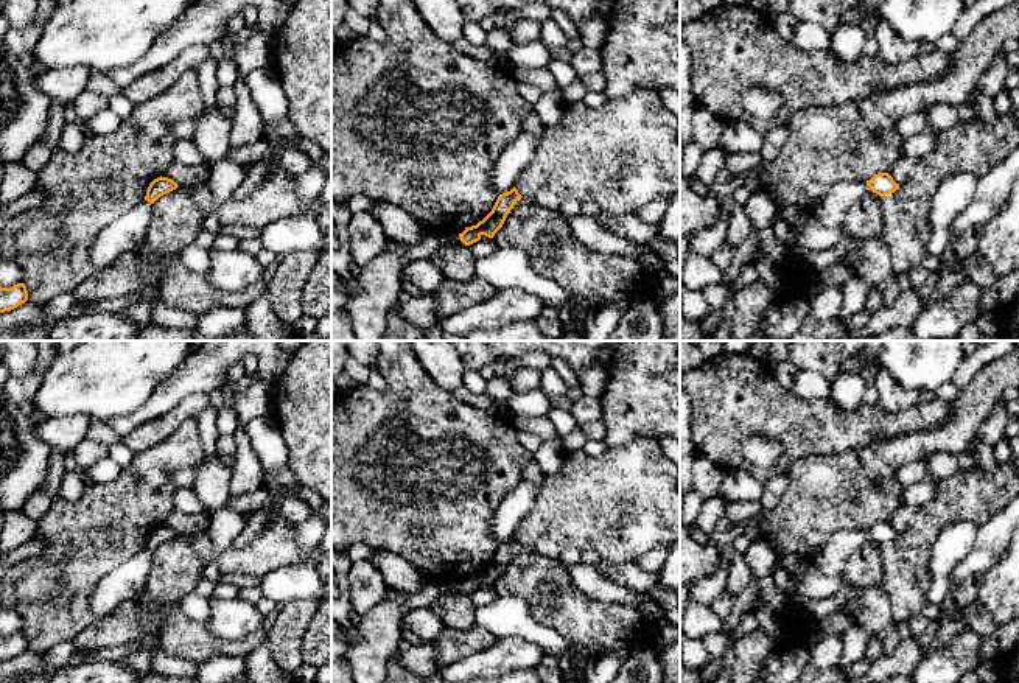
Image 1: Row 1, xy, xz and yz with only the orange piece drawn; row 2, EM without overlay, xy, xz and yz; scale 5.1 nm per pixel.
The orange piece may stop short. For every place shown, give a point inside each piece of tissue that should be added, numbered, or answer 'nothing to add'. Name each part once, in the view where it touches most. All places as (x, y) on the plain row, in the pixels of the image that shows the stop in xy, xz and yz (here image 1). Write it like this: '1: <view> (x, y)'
nothing to add

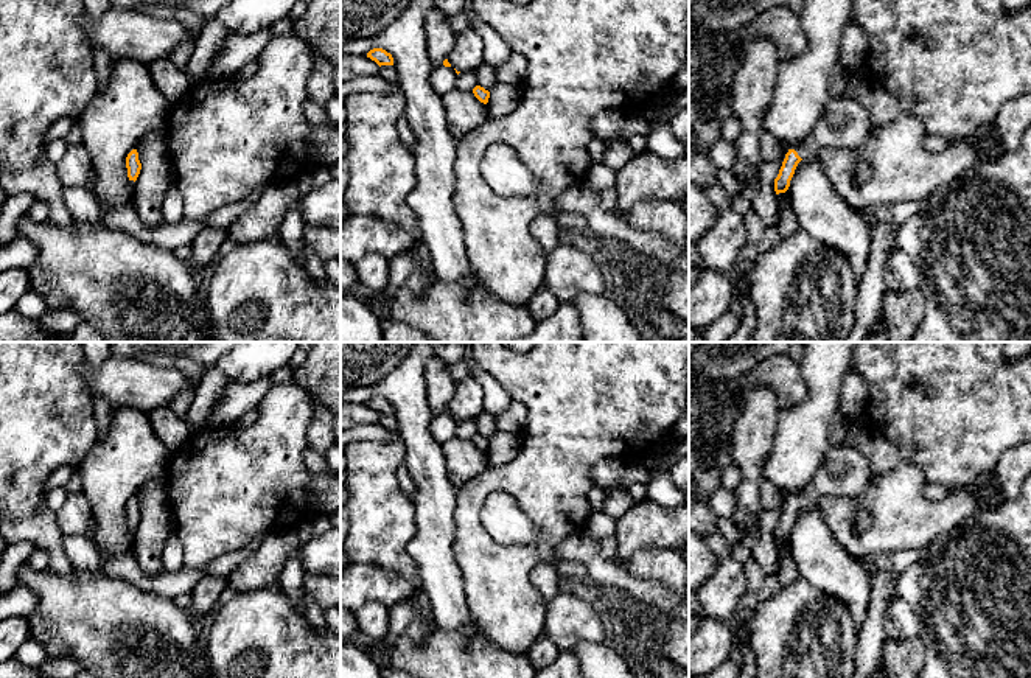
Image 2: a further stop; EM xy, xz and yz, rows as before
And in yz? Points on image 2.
1: yz (845, 471)

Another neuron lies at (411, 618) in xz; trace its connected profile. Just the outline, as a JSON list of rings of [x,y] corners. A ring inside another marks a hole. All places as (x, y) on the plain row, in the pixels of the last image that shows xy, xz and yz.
[[[425,592],[392,605],[389,614],[389,631],[383,639],[378,639],[378,645],[383,647],[386,653],[403,636],[411,638],[414,642],[423,641],[425,631],[434,625],[429,599]]]

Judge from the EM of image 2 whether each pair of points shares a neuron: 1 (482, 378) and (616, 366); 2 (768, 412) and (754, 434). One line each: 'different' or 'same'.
1: different
2: same

